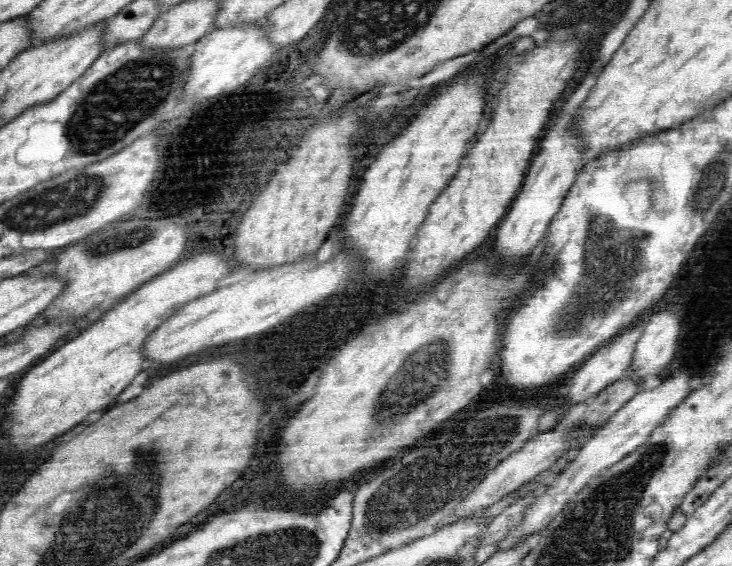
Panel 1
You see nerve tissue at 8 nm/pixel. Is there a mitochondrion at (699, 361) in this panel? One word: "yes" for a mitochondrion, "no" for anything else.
no

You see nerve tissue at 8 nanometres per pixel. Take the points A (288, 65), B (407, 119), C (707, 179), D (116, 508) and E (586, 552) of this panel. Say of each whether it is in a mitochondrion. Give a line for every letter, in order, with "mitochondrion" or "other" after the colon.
A: other
B: other
C: mitochondrion
D: mitochondrion
E: mitochondrion

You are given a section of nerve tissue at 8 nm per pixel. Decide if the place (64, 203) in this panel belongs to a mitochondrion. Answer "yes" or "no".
yes

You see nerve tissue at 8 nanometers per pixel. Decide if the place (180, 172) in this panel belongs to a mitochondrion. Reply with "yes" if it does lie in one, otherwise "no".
no

